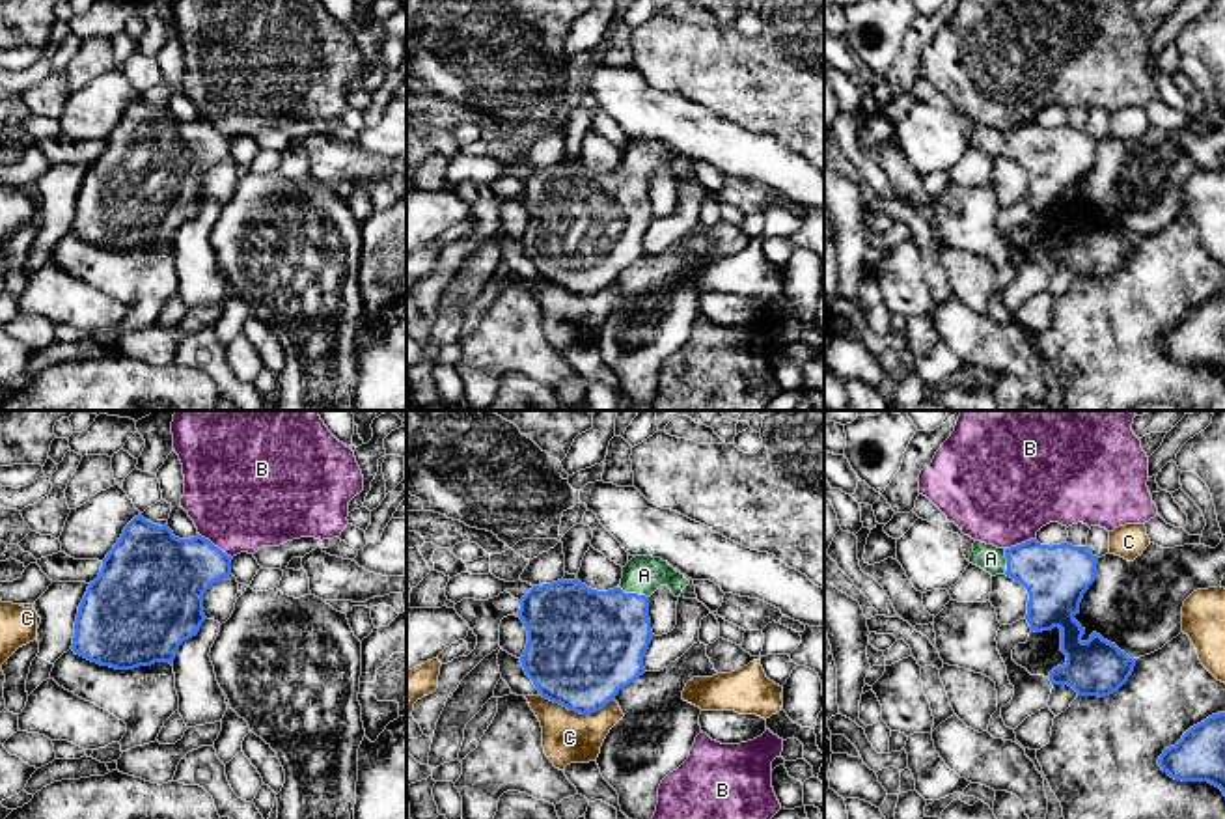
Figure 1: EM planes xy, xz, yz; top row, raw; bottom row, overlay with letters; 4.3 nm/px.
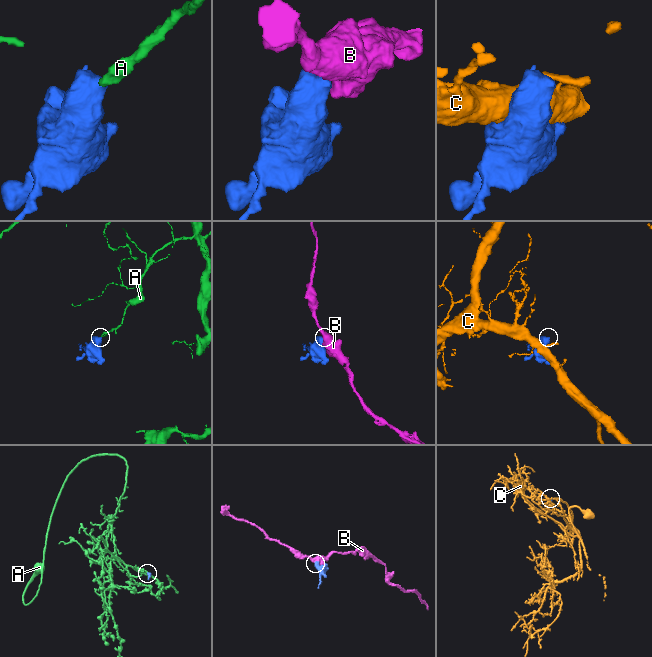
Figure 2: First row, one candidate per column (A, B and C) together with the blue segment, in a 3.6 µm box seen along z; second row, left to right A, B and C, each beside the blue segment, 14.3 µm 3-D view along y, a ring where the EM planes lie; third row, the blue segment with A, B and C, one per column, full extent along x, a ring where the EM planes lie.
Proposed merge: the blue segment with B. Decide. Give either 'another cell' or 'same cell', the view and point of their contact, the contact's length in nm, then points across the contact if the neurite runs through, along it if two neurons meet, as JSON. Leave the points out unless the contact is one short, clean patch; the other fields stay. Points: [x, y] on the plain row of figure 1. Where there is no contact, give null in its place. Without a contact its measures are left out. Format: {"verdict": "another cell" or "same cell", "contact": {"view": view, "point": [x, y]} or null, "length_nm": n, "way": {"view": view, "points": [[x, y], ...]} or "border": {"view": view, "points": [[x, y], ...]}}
{"verdict": "another cell", "contact": {"view": "xy", "point": [217, 129]}, "length_nm": 180, "border": {"view": "xy", "points": [[200, 116], [232, 140]]}}

